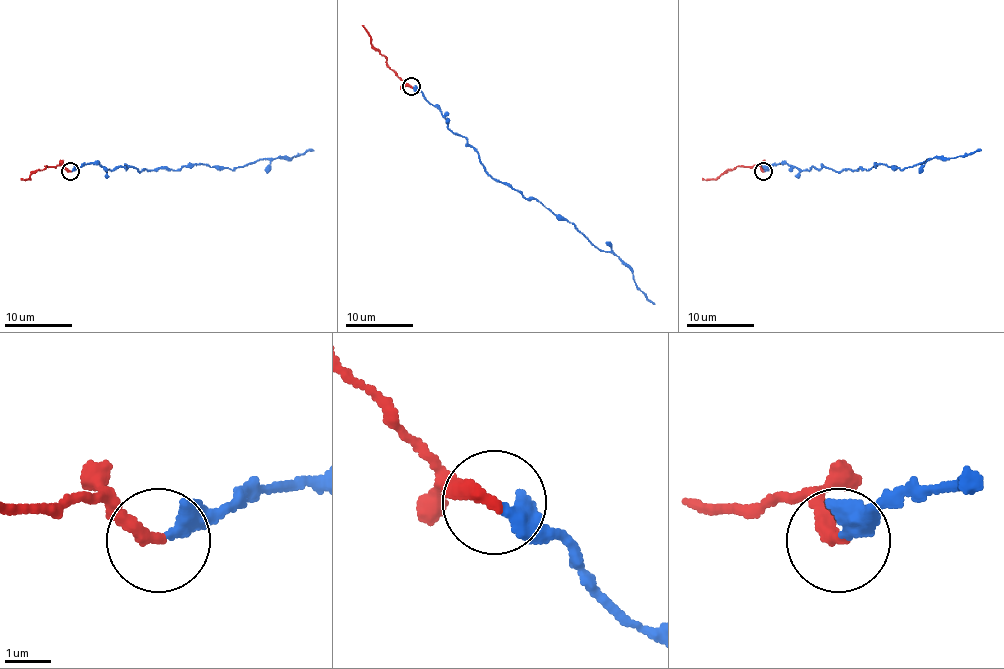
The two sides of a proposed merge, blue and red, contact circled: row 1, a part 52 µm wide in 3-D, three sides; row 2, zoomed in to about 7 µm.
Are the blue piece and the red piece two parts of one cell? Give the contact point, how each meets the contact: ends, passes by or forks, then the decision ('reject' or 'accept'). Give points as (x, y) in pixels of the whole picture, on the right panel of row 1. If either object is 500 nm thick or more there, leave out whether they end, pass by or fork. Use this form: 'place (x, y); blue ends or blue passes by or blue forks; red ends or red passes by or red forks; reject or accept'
place (763, 171); blue ends; red ends; accept

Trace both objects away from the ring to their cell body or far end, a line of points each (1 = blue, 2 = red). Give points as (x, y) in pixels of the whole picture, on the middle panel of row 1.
1: (412, 86), (465, 138), (494, 178), (536, 198), (599, 249), (613, 252), (655, 304)
2: (412, 86), (388, 66), (361, 26)

